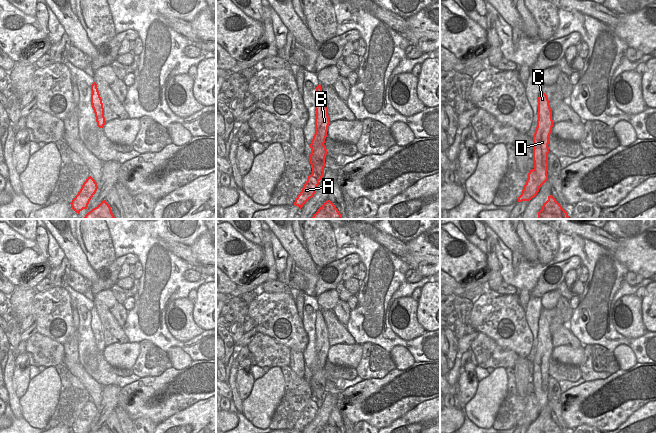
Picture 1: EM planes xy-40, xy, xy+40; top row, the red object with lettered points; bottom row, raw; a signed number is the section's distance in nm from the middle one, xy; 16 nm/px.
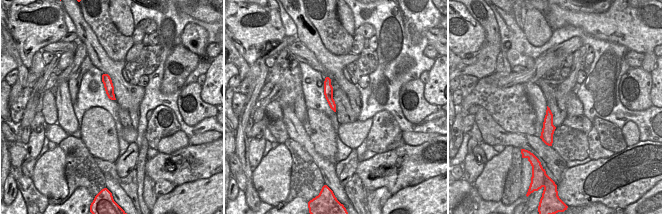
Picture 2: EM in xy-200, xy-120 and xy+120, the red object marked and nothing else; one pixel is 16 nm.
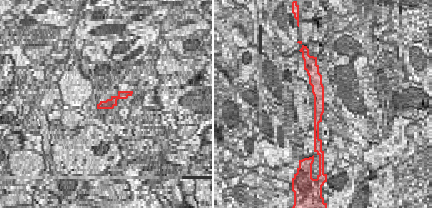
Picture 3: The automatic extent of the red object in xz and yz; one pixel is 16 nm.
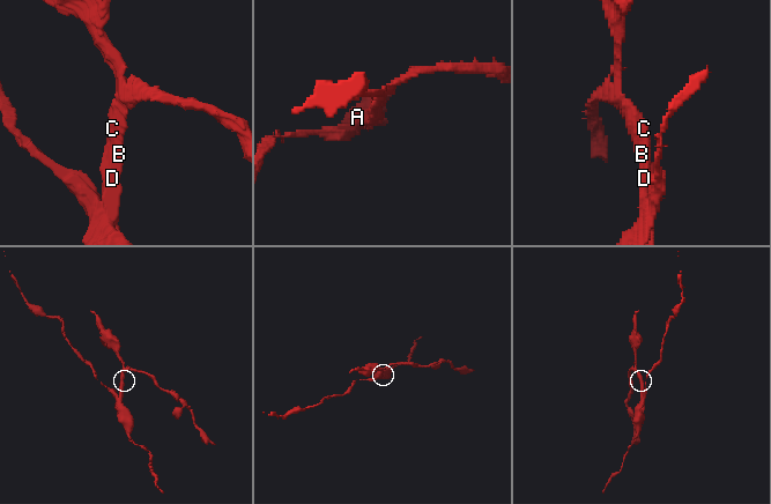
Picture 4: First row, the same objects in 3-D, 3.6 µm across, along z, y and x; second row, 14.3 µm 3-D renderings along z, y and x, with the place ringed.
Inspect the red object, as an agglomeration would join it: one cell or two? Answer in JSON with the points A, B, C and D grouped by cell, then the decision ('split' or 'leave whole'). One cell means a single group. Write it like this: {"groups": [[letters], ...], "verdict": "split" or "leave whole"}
{"groups": [["A"], ["B", "C", "D"]], "verdict": "split"}

